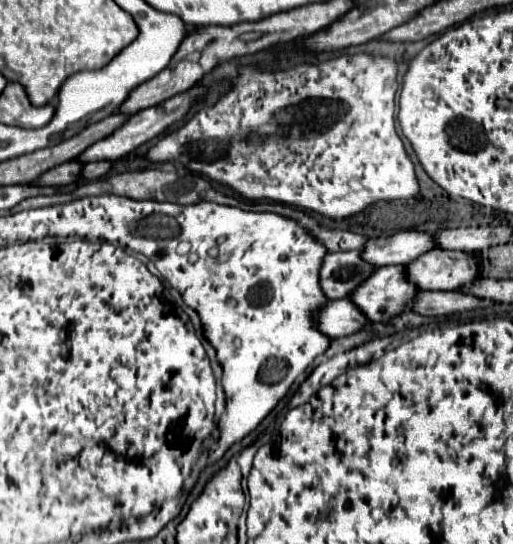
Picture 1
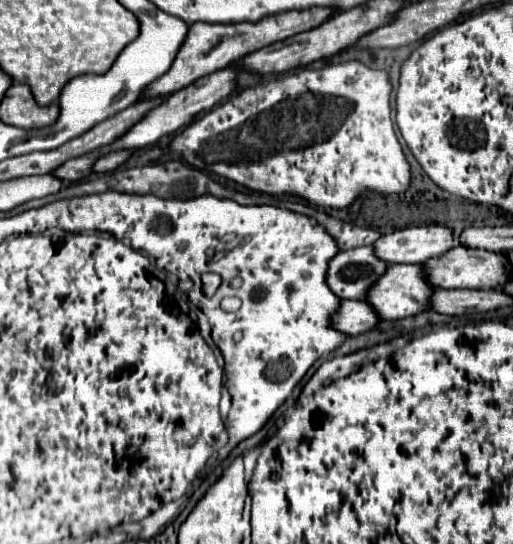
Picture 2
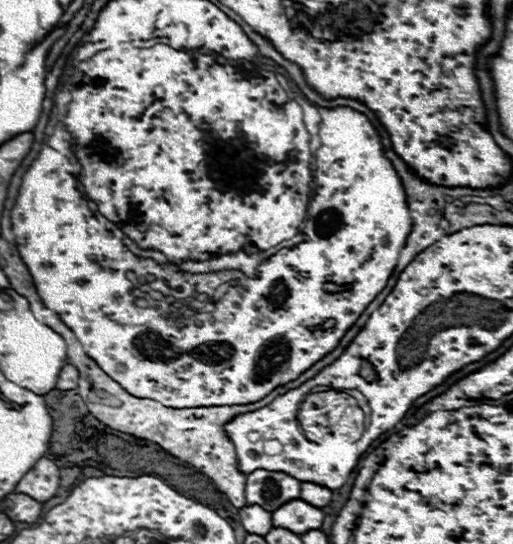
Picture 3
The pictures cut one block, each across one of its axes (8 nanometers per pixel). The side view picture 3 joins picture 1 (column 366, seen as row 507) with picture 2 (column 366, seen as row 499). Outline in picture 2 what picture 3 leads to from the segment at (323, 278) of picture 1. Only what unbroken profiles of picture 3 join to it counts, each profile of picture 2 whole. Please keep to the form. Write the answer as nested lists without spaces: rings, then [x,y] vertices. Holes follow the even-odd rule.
[[[362,246],[362,248],[352,248],[338,252],[330,260],[328,268],[328,286],[338,294],[340,298],[352,298],[352,300],[362,300],[366,298],[366,290],[382,278],[388,270],[388,262],[382,262],[374,254],[374,246]]]

